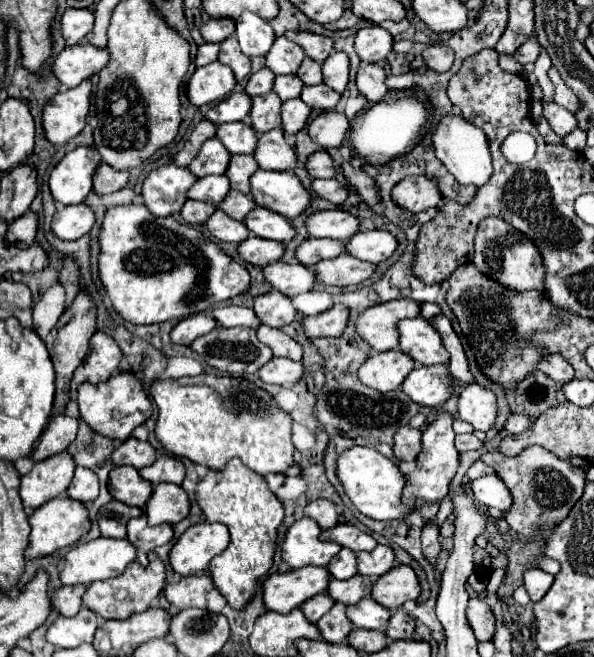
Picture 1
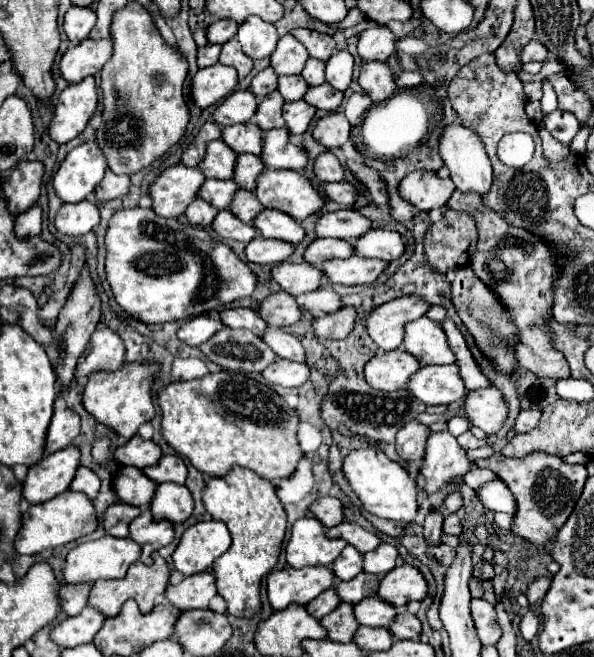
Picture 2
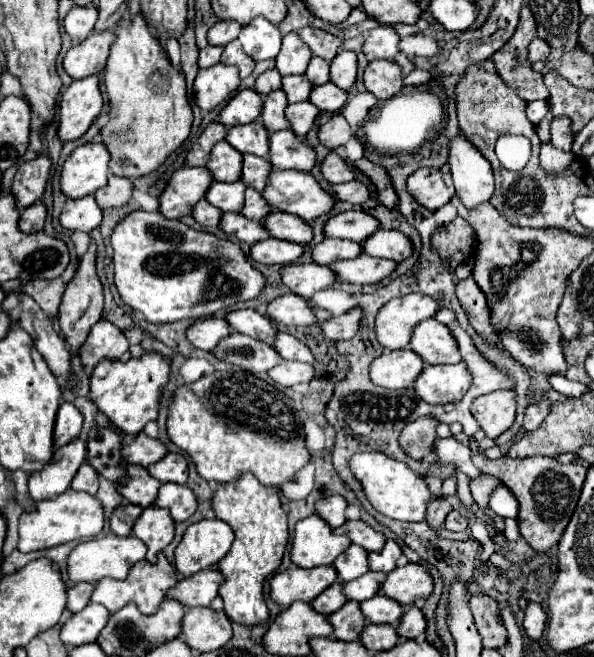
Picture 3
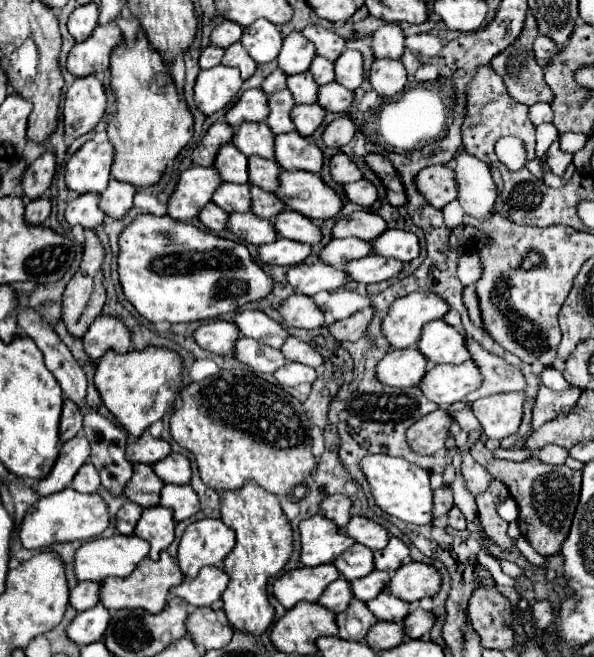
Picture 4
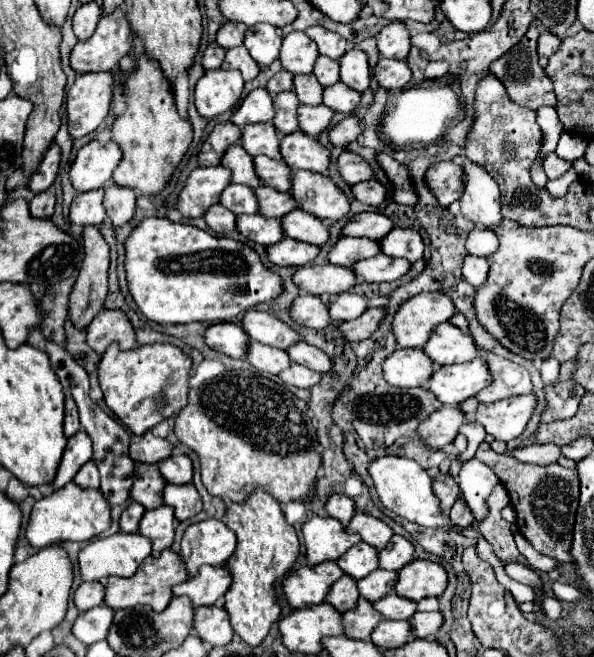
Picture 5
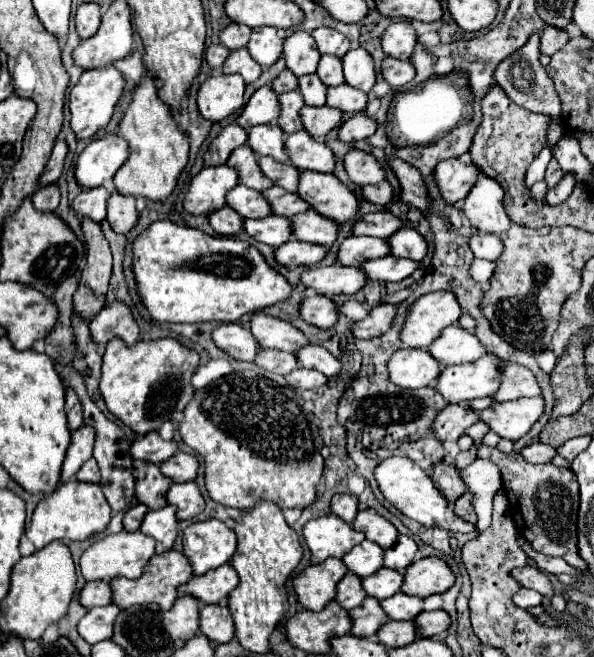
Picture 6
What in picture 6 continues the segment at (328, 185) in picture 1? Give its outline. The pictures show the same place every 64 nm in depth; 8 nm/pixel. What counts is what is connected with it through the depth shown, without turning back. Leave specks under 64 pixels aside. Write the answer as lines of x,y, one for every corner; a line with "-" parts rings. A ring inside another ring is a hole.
382,180
380,184
364,184
364,186
360,186
360,192
362,192
362,200
368,200
368,202
380,204
380,206
390,204
394,198
394,190
386,180

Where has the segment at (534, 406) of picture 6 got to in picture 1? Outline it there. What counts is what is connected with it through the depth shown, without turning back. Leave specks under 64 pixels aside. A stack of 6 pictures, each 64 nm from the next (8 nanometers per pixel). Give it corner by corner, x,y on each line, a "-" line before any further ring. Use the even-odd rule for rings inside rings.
468,384
462,388
458,398
458,418
472,424
474,430
490,430
496,420
496,396
494,392

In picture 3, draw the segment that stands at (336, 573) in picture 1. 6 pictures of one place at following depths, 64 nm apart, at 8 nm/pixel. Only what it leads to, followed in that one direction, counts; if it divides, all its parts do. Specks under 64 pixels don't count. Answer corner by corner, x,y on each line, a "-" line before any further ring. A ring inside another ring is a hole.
352,544
338,560
334,560
334,568
342,582
350,582
368,572
368,552

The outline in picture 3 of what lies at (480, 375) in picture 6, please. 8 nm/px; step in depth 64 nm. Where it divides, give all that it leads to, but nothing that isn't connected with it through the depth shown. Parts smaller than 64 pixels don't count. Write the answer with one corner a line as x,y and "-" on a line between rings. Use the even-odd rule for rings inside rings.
462,362
450,366
428,366
416,378
414,390
428,404
448,404
460,402
470,388
470,382
472,378

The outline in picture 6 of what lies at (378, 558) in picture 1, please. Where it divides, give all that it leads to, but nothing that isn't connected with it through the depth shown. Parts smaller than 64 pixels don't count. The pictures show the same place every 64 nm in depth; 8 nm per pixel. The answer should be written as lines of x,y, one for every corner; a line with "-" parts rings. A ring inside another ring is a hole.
398,536
396,544
390,546
388,550
384,550
384,566
402,572
414,562
416,552
418,552
418,546
416,546
416,542
412,538

